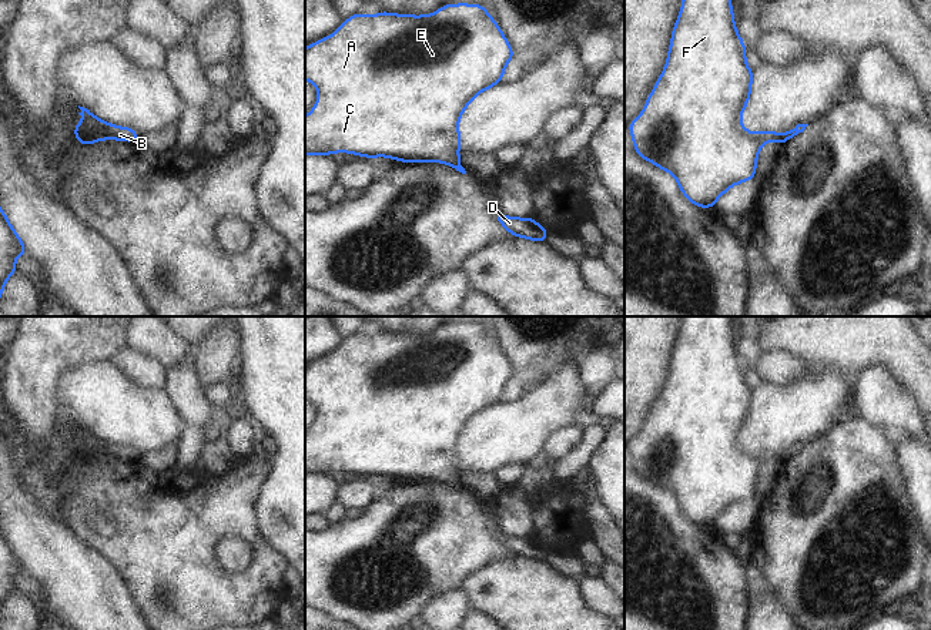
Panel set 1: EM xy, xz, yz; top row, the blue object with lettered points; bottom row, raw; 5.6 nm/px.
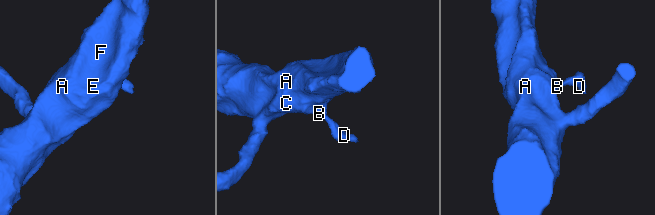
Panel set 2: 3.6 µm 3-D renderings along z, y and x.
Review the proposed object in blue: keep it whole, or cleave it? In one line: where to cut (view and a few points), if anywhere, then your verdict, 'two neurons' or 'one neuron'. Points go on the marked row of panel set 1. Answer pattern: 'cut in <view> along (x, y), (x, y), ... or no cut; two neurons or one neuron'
no cut; one neuron

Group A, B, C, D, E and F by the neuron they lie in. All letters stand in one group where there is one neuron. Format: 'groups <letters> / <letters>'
groups A B C D E F

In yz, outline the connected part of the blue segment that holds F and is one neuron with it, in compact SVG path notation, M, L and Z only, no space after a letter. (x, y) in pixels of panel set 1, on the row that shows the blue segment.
M683 0L672 31L666 67L652 90L643 111L629 125L634 153L670 172L684 195L696 207L714 208L714 202L733 185L756 178L760 148L771 141L784 144L806 130L797 124L788 133L750 133L740 120L750 100L751 71L746 63L746 46L734 26L731 0Z

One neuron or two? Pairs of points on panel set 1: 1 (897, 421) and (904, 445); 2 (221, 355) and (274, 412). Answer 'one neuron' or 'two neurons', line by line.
1: two neurons
2: two neurons

